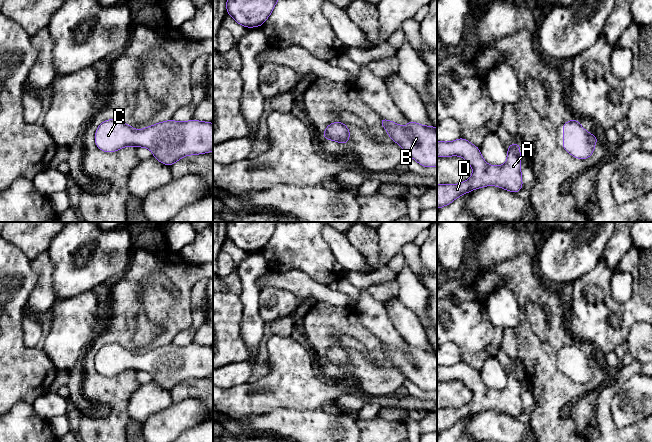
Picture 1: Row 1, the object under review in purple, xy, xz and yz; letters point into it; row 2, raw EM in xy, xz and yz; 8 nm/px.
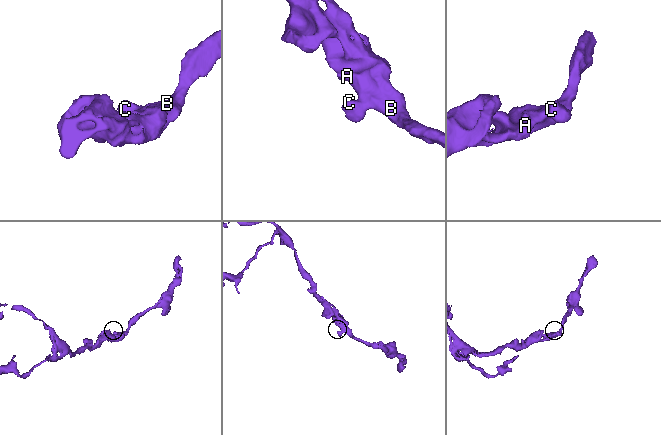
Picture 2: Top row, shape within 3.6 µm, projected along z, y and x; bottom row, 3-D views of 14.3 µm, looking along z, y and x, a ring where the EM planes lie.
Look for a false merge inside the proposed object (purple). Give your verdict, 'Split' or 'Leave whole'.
Leave whole

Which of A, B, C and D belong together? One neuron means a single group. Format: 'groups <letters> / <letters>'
groups A B C D

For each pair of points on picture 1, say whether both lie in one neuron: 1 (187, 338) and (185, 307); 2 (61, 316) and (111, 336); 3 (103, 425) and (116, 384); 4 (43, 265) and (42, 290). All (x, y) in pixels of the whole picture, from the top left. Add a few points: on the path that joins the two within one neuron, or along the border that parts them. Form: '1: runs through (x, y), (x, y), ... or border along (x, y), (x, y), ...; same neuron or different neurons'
1: border along (190, 327), (181, 330), (171, 342); different neurons
2: border along (96, 336), (92, 342); different neurons
3: runs through (113, 415), (116, 412), (116, 394); same neuron
4: runs through (43, 271), (43, 284); same neuron

